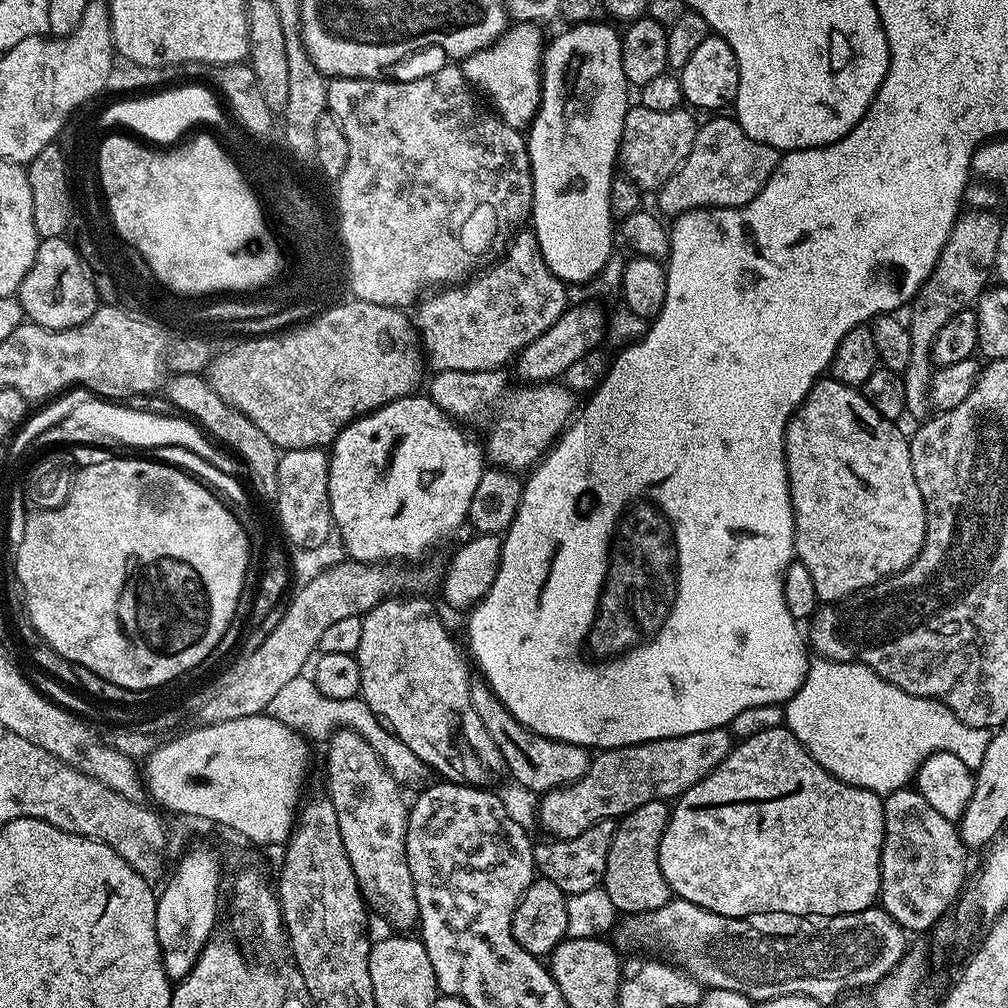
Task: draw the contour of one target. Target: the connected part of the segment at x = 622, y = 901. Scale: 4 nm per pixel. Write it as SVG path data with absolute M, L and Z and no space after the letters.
M655 800L619 817L616 833L610 842L610 854L606 858L606 874L602 885L606 894L610 894L610 902L614 902L617 913L653 912L673 899L672 887L666 882L662 866L658 862L662 834L668 825L669 815L669 805L663 800Z

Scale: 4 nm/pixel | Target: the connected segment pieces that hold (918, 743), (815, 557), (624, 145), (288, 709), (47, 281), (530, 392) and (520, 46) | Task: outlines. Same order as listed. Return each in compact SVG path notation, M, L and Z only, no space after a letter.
M816 658L808 665L808 673L802 682L802 686L796 693L788 699L788 703L783 705L784 724L794 734L794 738L798 738L798 742L802 742L802 746L806 749L817 762L822 765L831 776L837 776L842 782L846 782L850 786L858 786L862 790L870 790L875 792L881 798L888 797L892 792L898 791L900 788L907 788L915 781L916 772L922 766L922 762L926 762L926 758L930 758L930 754L935 752L949 752L958 758L962 758L962 762L966 762L966 766L973 770L982 766L982 758L986 758L986 746L990 746L990 738L992 732L986 728L975 728L974 726L966 726L966 722L962 722L944 705L941 700L931 700L930 698L922 698L910 694L906 690L902 690L898 686L894 686L888 680L883 680L873 668L866 667L865 664L851 664L850 662L838 662L837 660L825 660Z
M821 378L810 390L810 394L801 407L797 408L792 421L788 423L784 449L788 462L788 481L792 494L792 509L796 515L796 556L799 563L810 570L810 578L814 578L814 590L817 597L824 602L839 602L847 600L866 588L872 588L890 576L904 572L918 558L926 538L926 510L922 490L918 490L918 482L914 478L914 462L910 462L910 440L907 435L900 433L899 423L887 420L865 398L863 391L857 390L851 384L843 384L835 378Z
M629 107L622 130L618 164L623 175L641 190L659 190L684 165L694 146L698 120L687 107L674 110L646 110Z
M301 674L290 678L290 682L286 682L286 686L282 686L282 690L278 690L278 695L272 699L266 714L286 726L299 730L313 741L314 739L320 742L327 741L328 737L340 728L349 728L362 734L362 738L366 738L366 742L374 746L374 754L378 754L380 761L388 767L396 783L401 786L418 783L423 778L424 772L426 773L426 766L418 758L418 754L414 754L414 750L410 750L406 742L399 740L395 732L385 727L380 717L370 710L365 700L362 698L354 700L326 698L326 694L318 690L311 675Z
M64 236L40 240L34 262L20 283L18 299L31 323L50 330L80 328L96 312L98 299L94 273L80 255L77 245Z
M504 370L438 372L431 377L430 395L440 411L455 421L465 425L488 424L487 459L497 468L524 474L535 468L545 452L560 439L560 433L568 427L574 415L578 400L568 388L556 382L515 388L508 384L506 373Z
M513 23L508 31L499 36L490 47L470 54L462 62L464 76L468 79L468 83L473 89L479 90L482 96L484 91L483 99L491 105L496 115L512 128L527 129L540 109L540 73L546 40L540 37L539 30L541 29L535 23Z

